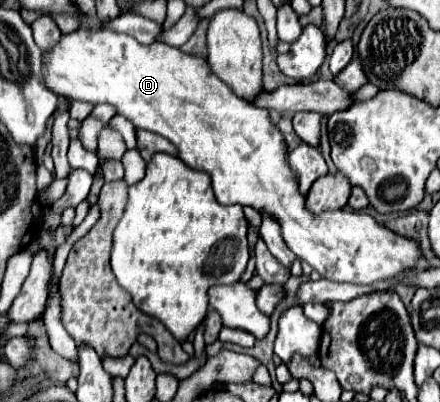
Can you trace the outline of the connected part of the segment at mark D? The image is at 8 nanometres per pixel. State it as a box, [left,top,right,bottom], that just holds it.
[43,29,421,285]

